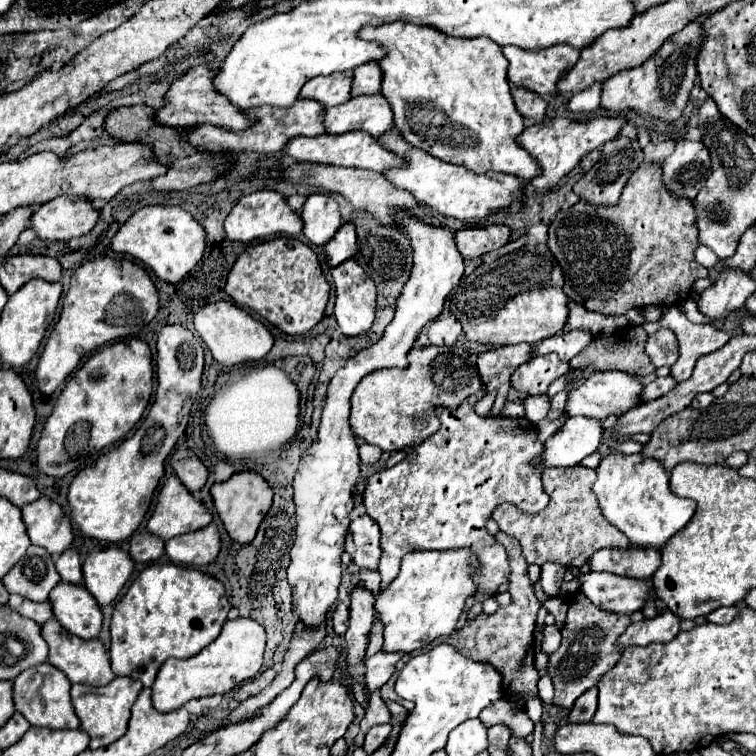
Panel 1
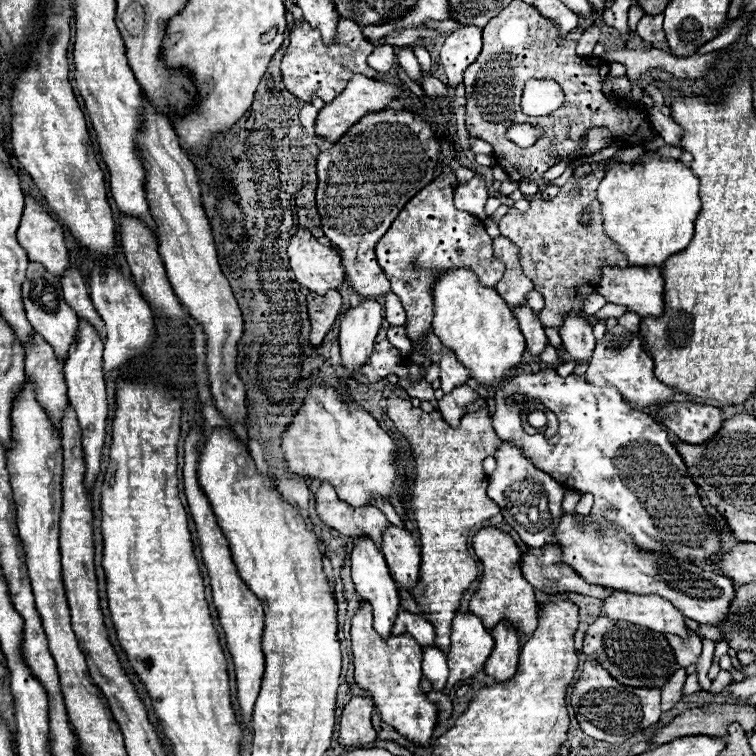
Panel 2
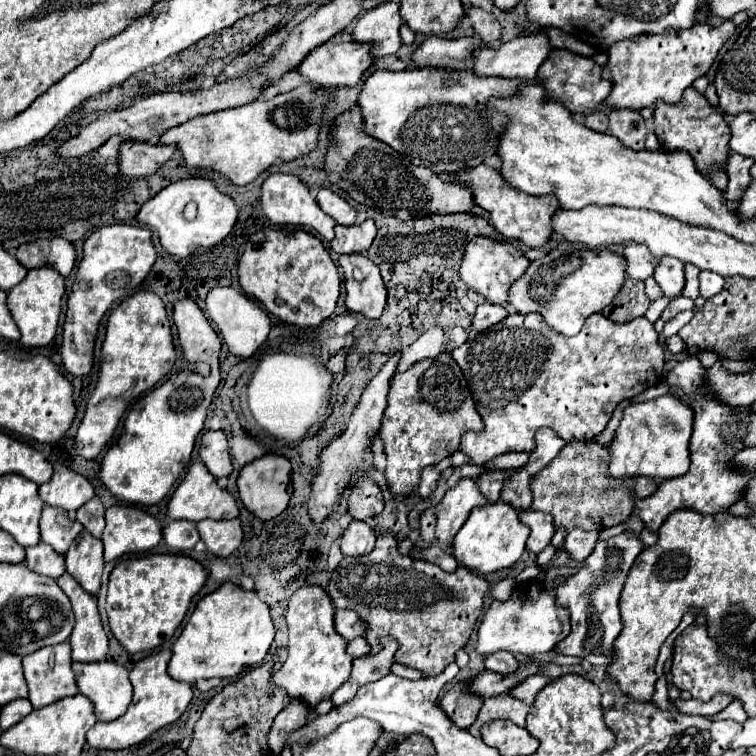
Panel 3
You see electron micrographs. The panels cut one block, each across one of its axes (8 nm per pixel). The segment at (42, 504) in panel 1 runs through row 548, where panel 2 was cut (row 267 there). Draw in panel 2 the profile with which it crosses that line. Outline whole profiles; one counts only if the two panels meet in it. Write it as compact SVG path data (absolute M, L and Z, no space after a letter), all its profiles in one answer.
M28 194L24 196L18 242L28 252L30 260L38 260L58 278L70 264L68 250L64 246L64 228Z

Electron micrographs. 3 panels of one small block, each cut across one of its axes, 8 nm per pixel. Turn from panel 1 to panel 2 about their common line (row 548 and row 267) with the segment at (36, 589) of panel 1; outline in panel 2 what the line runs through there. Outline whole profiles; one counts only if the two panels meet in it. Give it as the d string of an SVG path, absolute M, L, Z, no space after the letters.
M28 262L26 280L22 284L22 302L24 302L26 316L32 324L32 328L36 328L48 340L48 344L54 348L58 358L66 358L66 352L68 352L70 344L74 342L74 334L78 328L78 316L66 304L58 278L54 274L50 274L42 264Z

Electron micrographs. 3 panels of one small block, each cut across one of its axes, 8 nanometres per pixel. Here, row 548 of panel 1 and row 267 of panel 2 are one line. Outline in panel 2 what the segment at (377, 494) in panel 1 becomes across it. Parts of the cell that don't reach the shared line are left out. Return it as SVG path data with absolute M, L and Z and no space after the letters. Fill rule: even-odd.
M454 174L434 178L394 220L386 236L376 246L378 264L392 284L392 292L400 298L406 310L406 334L410 340L422 338L432 328L432 282L448 268L470 266L484 286L494 286L504 274L504 264L492 254L492 238L486 234L482 220L454 208ZM424 230L424 232L422 232ZM428 244L428 246L426 246Z

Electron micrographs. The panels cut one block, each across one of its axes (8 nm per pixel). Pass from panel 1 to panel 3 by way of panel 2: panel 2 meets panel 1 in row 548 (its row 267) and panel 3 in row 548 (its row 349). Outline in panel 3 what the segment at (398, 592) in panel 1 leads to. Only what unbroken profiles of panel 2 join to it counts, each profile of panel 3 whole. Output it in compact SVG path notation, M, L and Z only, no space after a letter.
M494 502L484 508L474 508L452 540L452 554L460 566L466 566L478 574L492 574L516 564L526 548L530 530L520 524L518 514L504 502Z

